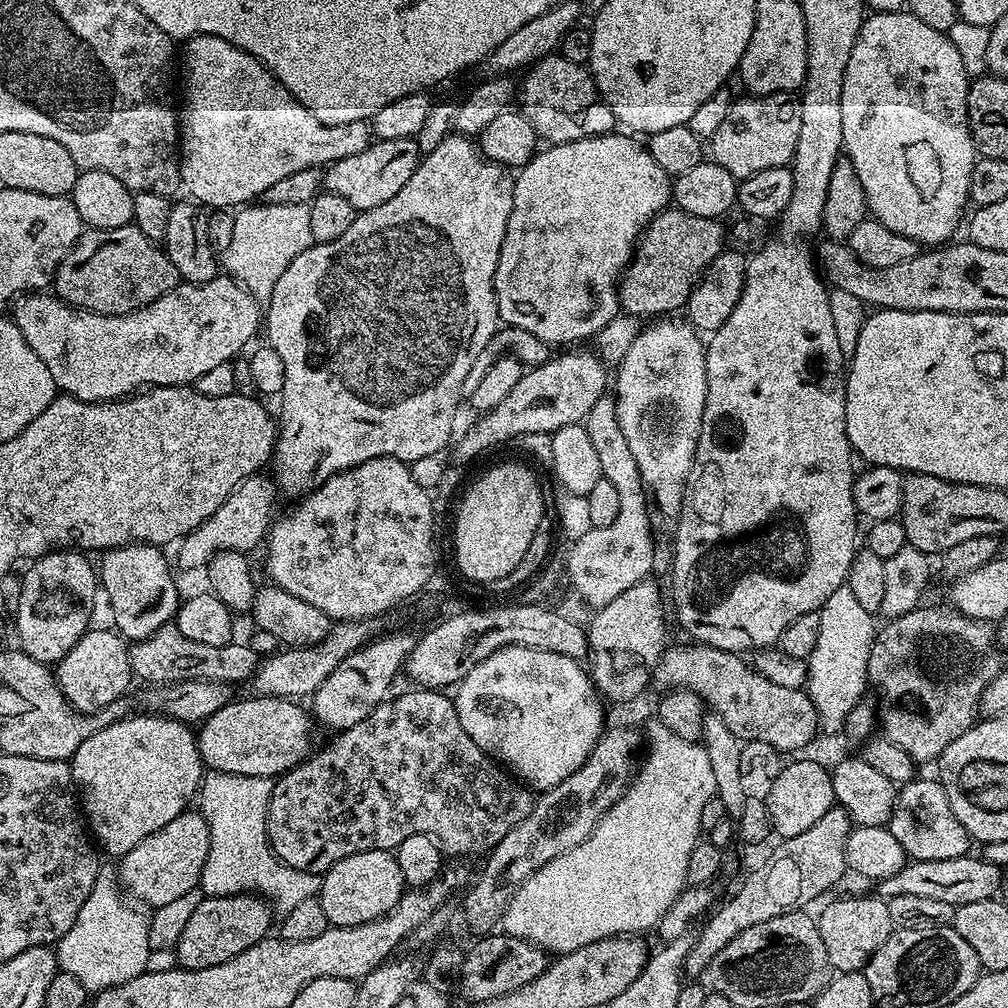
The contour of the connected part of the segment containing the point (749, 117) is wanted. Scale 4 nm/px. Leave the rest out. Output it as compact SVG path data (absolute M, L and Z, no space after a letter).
M779 92L769 96L748 94L745 97L745 100L737 99L733 102L730 114L726 114L722 126L718 126L710 141L711 159L718 166L722 166L722 170L730 170L737 182L750 178L750 174L759 174L762 170L774 170L791 165L792 155L798 146L798 133L802 131L802 106L799 95Z

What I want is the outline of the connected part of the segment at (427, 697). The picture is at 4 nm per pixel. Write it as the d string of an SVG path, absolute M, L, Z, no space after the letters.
M417 687L416 692L404 692L401 696L393 695L384 700L362 722L339 731L337 736L324 749L315 751L312 756L299 764L297 768L290 769L273 783L272 797L268 803L268 843L271 844L274 855L286 866L290 866L299 872L315 872L323 874L330 870L342 858L350 858L350 854L362 854L366 850L395 850L398 845L410 838L410 834L426 834L435 838L440 845L445 857L452 856L476 856L491 852L526 814L530 814L534 803L531 791L515 775L509 774L497 761L493 760L478 746L474 746L474 738L462 730L462 722L458 722L458 710L451 695L440 690Z

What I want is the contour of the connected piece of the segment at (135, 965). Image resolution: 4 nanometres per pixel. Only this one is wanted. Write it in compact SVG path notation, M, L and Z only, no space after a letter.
M101 867L100 876L94 882L86 902L82 902L82 910L78 910L78 918L74 918L74 926L70 926L70 930L66 930L64 937L54 945L59 971L74 974L74 978L78 978L78 982L82 982L82 986L86 986L92 994L103 992L105 988L122 986L122 982L130 982L130 978L138 978L150 968L148 955L152 952L152 932L148 929L148 920L124 901L116 885L117 876L115 867Z

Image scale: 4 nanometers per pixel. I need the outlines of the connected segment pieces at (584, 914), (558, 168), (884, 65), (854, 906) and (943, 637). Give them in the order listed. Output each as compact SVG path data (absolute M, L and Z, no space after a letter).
M658 722L649 726L648 736L646 732L646 750L647 746L644 765L639 765L624 795L601 818L586 842L546 862L510 898L502 921L507 935L536 944L549 954L561 954L608 936L644 934L647 928L655 929L662 914L680 897L686 887L686 861L702 836L702 806L716 795L713 767L703 743L678 738L674 730L666 730Z
M609 134L606 136L591 136L590 138L582 138L578 142L566 142L565 144L553 144L545 147L544 149L537 151L536 155L532 157L531 162L525 168L519 169L514 176L514 190L512 191L512 209L510 210L510 218L506 222L506 238L502 238L502 246L500 247L500 253L498 254L498 266L496 267L496 273L492 279L492 288L496 291L496 309L500 315L500 324L504 326L511 326L518 330L526 330L530 334L534 334L534 338L538 338L542 343L549 346L555 346L555 344L568 344L564 346L572 346L575 340L584 340L587 338L595 337L596 333L601 332L604 327L607 326L610 321L621 311L620 301L618 299L618 285L620 283L620 277L625 268L628 267L629 262L632 260L632 253L636 251L636 245L644 231L647 228L648 223L660 215L665 208L669 207L672 200L672 180L670 179L668 172L662 170L662 166L658 166L658 162L654 162L654 158L648 152L647 147L643 143L640 144L639 139L633 138L631 135L623 134L624 136L616 136L617 134Z
M907 10L899 12L872 12L871 15L865 19L864 24L860 27L858 38L854 42L854 50L850 50L850 63L846 65L846 78L842 82L842 138L844 139L843 155L854 166L854 171L858 173L858 179L862 182L862 190L866 194L866 202L868 203L868 210L871 219L877 220L882 226L886 226L886 230L894 230L894 234L902 234L902 238L910 238L918 246L943 246L953 239L952 236L956 232L956 227L961 227L962 221L965 219L966 211L964 207L969 207L970 201L968 198L968 191L970 190L970 170L974 170L978 153L976 151L976 144L972 141L972 132L968 129L968 85L970 83L970 75L963 65L962 57L955 49L954 43L950 38L938 30L926 26L919 18L914 18L914 14L910 14Z
M876 894L844 896L841 900L830 901L818 915L816 925L822 934L822 946L826 946L826 958L830 958L837 973L861 971L894 930L888 901Z
M917 606L912 612L902 614L901 617L889 619L883 627L876 633L876 641L872 644L870 650L870 658L868 659L868 684L876 687L876 692L880 695L878 701L878 724L884 727L883 735L890 742L894 742L898 746L902 746L902 750L906 750L906 754L910 754L912 759L917 762L923 760L939 761L940 756L946 750L946 746L950 746L950 742L954 742L954 738L958 738L962 734L966 734L966 730L970 730L973 724L978 720L978 709L980 699L982 698L982 690L986 690L986 686L994 677L1000 673L1002 661L992 653L992 634L994 628L987 620L972 620L969 616L964 616L961 612L953 610L951 607L945 608L924 608L925 606Z

